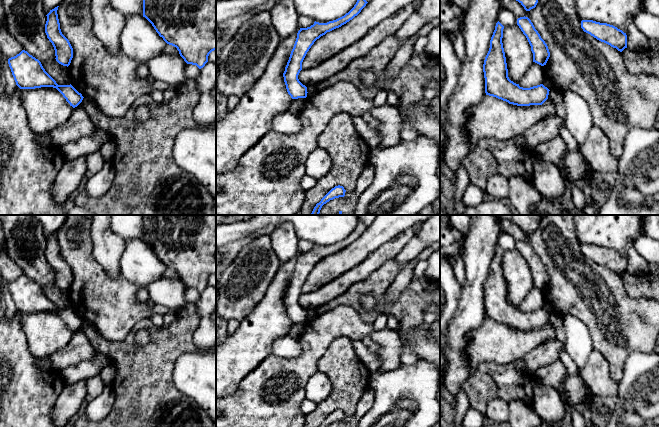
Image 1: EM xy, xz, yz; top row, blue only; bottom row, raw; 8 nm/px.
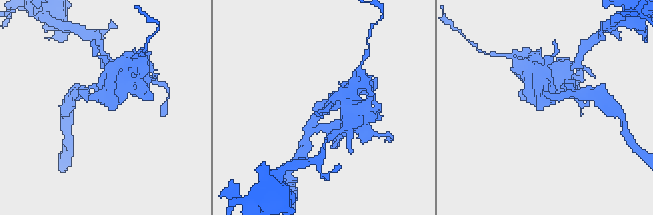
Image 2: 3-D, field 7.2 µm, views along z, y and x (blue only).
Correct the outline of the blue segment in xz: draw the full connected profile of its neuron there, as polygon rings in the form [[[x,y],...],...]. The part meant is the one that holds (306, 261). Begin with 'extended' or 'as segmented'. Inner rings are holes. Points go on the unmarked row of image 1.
as segmented | [[[359,220],[354,231],[344,240],[327,247],[315,245],[310,251],[300,252],[283,297],[287,316],[292,323],[307,321],[307,311],[299,305],[298,299],[302,294],[302,286],[314,266],[327,256],[339,252],[352,244],[361,236],[367,227],[363,221]]]

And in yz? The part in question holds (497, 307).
as segmented | [[[498,245],[484,284],[483,296],[486,319],[517,330],[542,329],[548,323],[550,314],[547,311],[540,308],[523,312],[509,303],[502,267],[503,253],[504,250]]]

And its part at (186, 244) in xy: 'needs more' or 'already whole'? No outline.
already whole

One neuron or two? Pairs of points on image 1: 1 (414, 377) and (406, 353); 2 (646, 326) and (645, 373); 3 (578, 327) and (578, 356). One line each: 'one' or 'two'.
1: two
2: two
3: one

